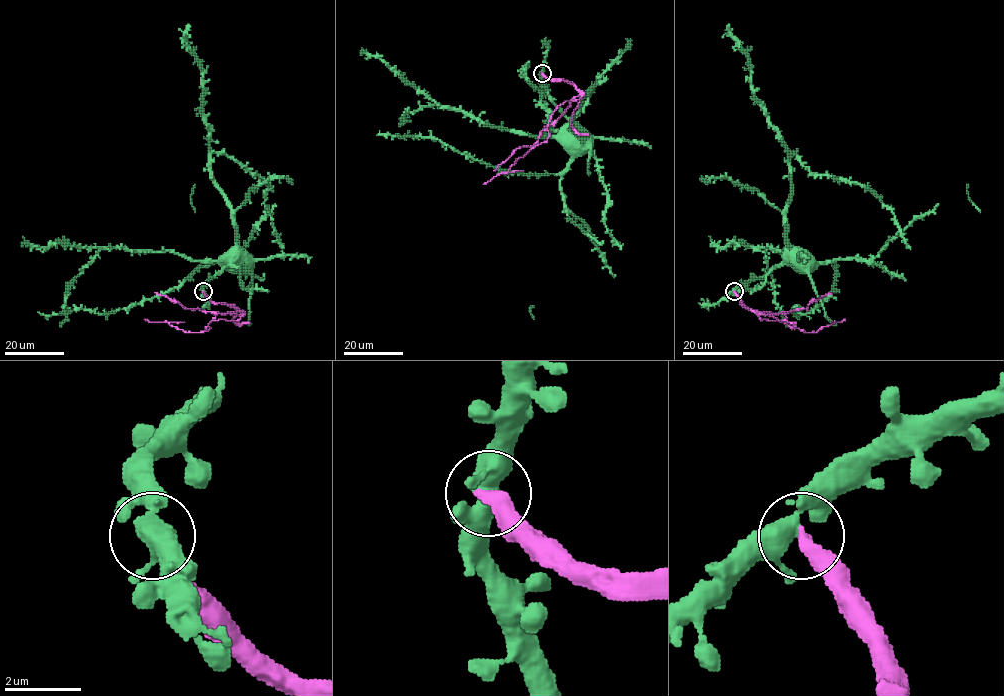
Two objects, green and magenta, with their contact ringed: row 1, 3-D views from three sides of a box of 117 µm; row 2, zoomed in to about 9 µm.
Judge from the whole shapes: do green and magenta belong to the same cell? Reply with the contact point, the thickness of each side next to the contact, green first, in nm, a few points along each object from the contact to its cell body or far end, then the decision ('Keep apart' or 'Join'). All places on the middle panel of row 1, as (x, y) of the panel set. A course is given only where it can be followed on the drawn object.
Place: (542, 73). Thickness 380 nm (green) against 440 nm. Course of green: (541, 73), (549, 99), (569, 121), (564, 133). Course of magenta: (541, 73), (570, 82), (582, 96), (555, 109), (545, 141), (531, 148), (506, 172), (483, 184). Keep apart

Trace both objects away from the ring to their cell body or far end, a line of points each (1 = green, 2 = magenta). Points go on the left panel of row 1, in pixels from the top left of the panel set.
1: (202, 290), (201, 288), (210, 279), (230, 264), (225, 259)
2: (202, 291), (214, 302), (231, 305), (243, 315), (236, 321), (212, 320), (210, 328), (198, 333), (144, 319)

